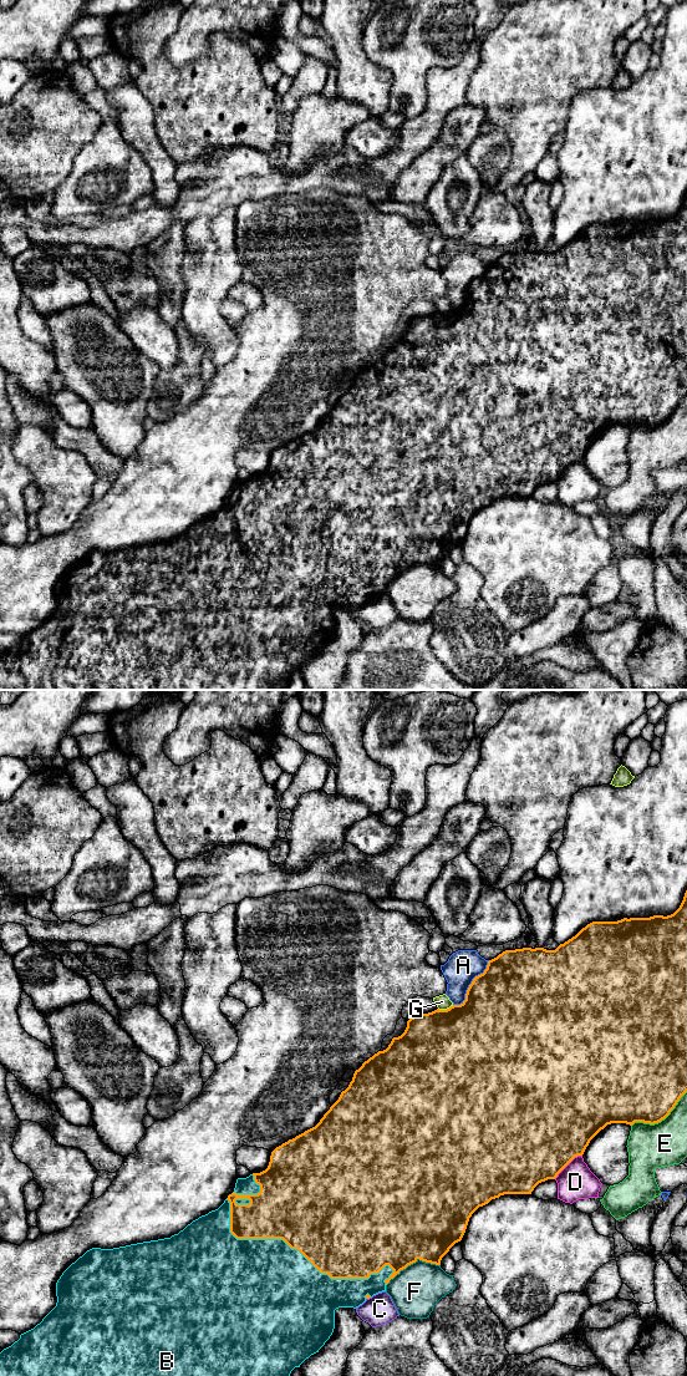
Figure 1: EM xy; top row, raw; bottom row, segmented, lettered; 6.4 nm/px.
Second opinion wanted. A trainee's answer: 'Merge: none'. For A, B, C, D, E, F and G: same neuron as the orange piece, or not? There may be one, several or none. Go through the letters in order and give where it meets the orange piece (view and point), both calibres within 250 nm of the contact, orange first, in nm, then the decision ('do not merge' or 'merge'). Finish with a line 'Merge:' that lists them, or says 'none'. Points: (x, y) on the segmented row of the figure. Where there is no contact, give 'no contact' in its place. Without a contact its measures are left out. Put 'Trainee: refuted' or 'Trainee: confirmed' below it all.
A: meets orange in xy at (471, 984); 500 nm thick on the orange side, 200 nm on the other; do not merge
B: meets orange in xy at (295, 1248); 500 nm thick on the orange side, 480 nm on the other; merge
C: meets orange in xy at (367, 1298); 30 nm thick on the orange side, 190 nm on the other; do not merge
D: meets orange in xy at (568, 1163); 500 nm thick on the orange side, 220 nm on the other; do not merge
E: meets orange in xy at (661, 1120); 480 nm thick on the orange side, 280 nm on the other; do not merge
F: meets orange in xy at (412, 1263); 480 nm thick on the orange side, 320 nm on the other; do not merge
G: meets orange in xy at (447, 1009); 500 nm thick on the orange side, 90 nm on the other; do not merge
Merge: B
Trainee: refuted

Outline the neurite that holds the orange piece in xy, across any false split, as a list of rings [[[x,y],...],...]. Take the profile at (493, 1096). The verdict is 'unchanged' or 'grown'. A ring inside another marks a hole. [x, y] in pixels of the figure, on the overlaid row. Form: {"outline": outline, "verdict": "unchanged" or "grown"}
{"outline": [[[687,890],[680,908],[671,915],[653,915],[650,918],[624,918],[617,921],[592,921],[575,936],[560,944],[555,950],[544,948],[523,948],[505,950],[488,961],[483,974],[475,976],[469,985],[465,1000],[447,1010],[434,1010],[411,1017],[404,1032],[393,1037],[388,1047],[378,1051],[355,1071],[348,1087],[341,1092],[339,1100],[324,1114],[320,1122],[276,1147],[270,1156],[269,1166],[260,1173],[246,1178],[238,1178],[234,1192],[215,1210],[199,1217],[178,1234],[171,1238],[143,1242],[113,1249],[92,1248],[72,1263],[56,1283],[56,1306],[34,1329],[20,1335],[20,1339],[0,1352],[0,1376],[290,1376],[291,1371],[309,1359],[330,1339],[335,1329],[335,1310],[339,1308],[358,1308],[373,1295],[386,1291],[386,1285],[401,1270],[418,1259],[441,1265],[442,1258],[449,1249],[462,1240],[469,1218],[492,1199],[504,1194],[531,1194],[534,1188],[558,1174],[577,1156],[582,1156],[590,1141],[607,1124],[635,1122],[655,1124],[665,1119],[675,1108],[680,1098],[687,1092]]], "verdict": "grown"}

